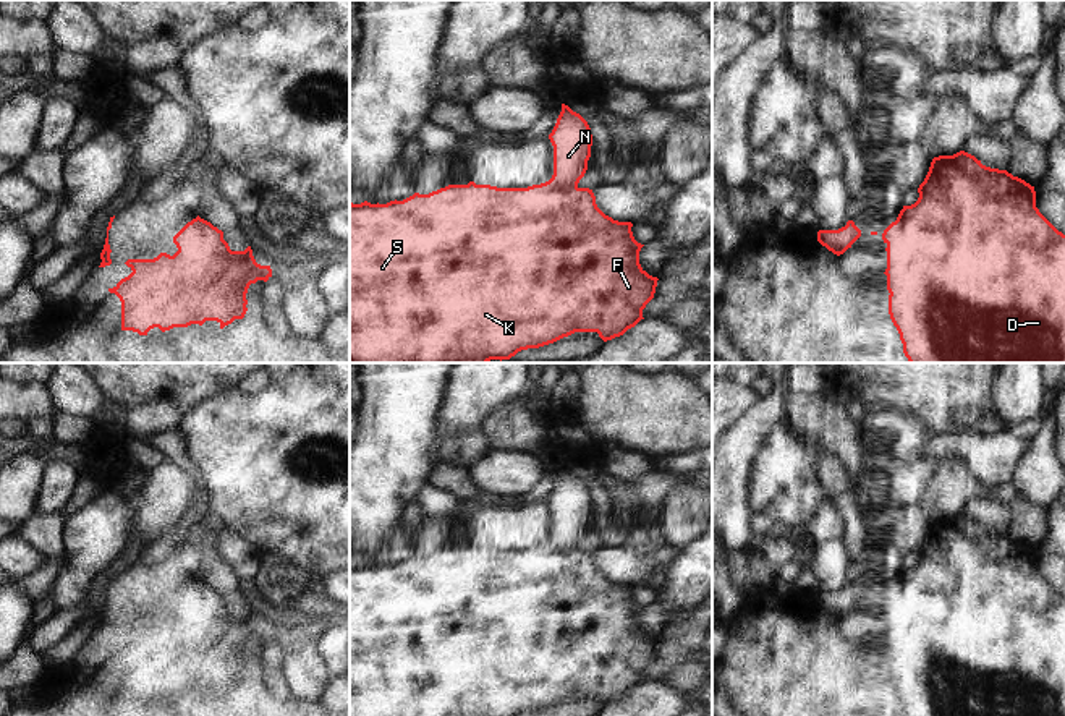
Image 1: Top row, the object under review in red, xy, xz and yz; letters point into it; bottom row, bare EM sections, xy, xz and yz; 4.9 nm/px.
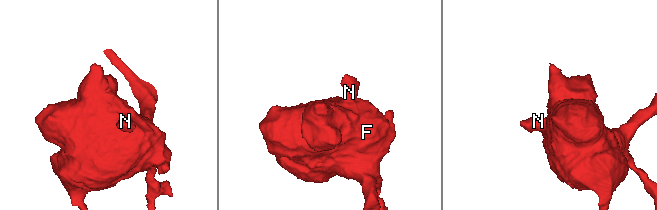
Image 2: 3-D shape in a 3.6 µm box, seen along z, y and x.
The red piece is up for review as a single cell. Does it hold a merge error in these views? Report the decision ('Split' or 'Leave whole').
Leave whole.

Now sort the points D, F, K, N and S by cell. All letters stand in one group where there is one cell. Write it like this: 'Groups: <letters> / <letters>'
Groups: D F K N S.

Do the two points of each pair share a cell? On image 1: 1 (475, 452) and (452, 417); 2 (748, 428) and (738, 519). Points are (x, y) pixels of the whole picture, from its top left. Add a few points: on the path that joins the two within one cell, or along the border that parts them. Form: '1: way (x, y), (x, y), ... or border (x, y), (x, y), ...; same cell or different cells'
1: border (479, 426), (450, 438), (444, 444), (441, 459); different cells
2: way (737, 451), (737, 496); same cell

